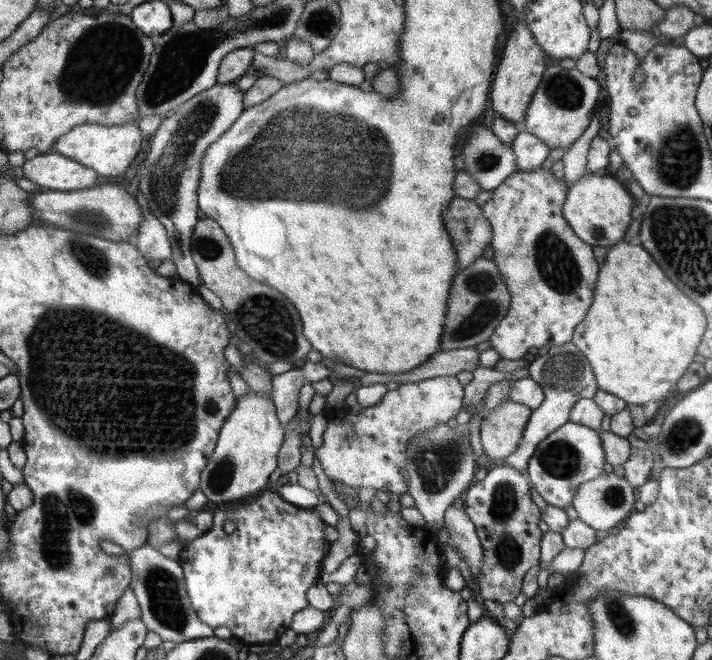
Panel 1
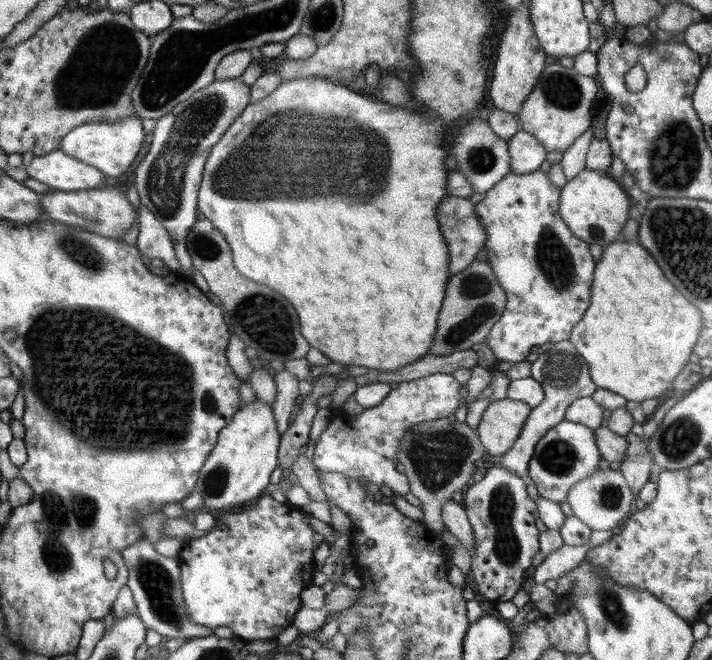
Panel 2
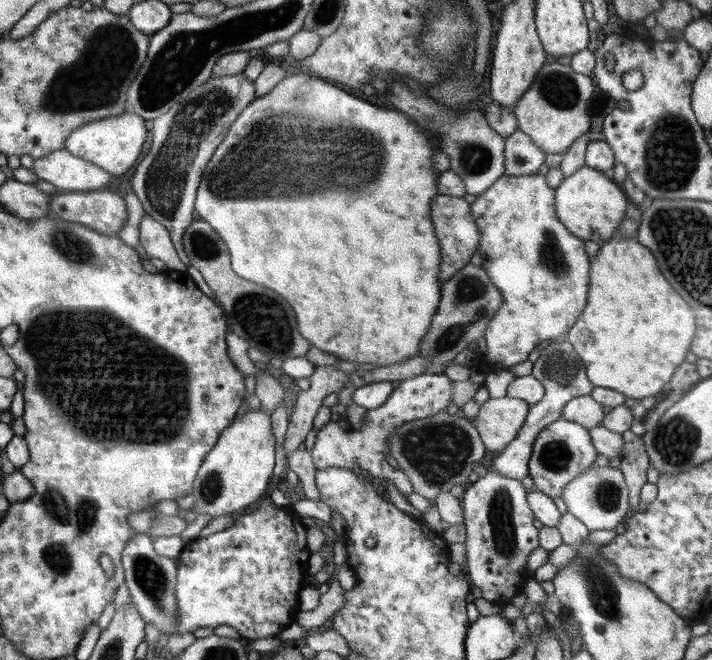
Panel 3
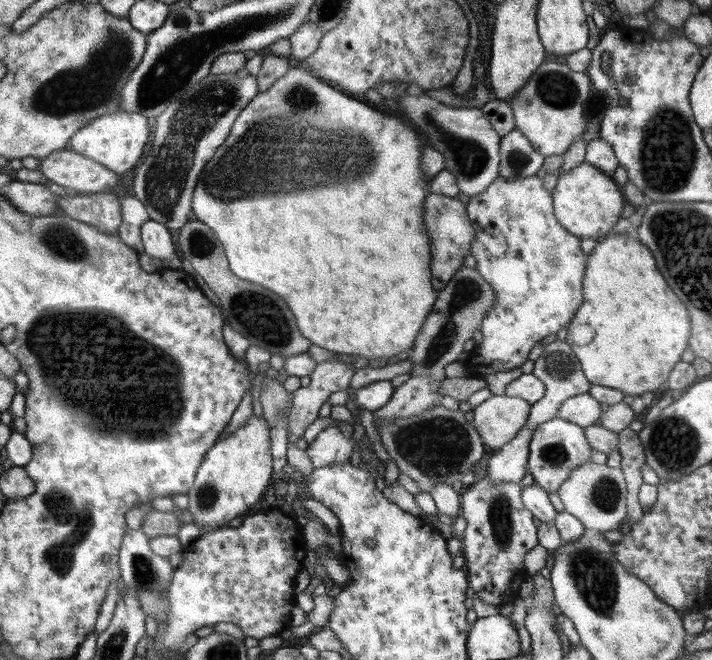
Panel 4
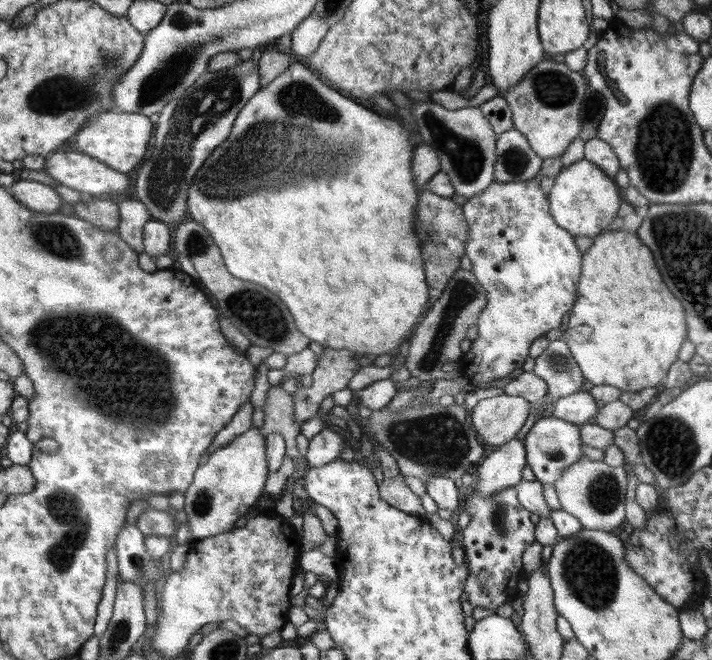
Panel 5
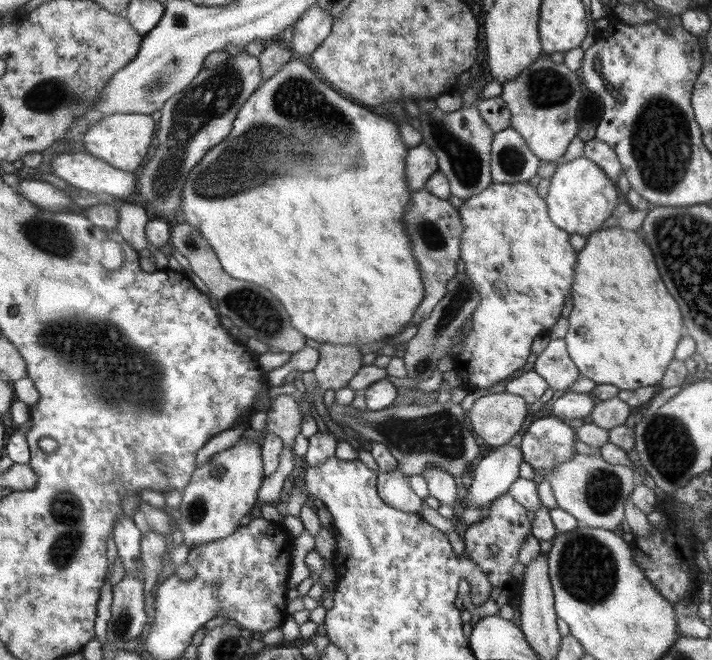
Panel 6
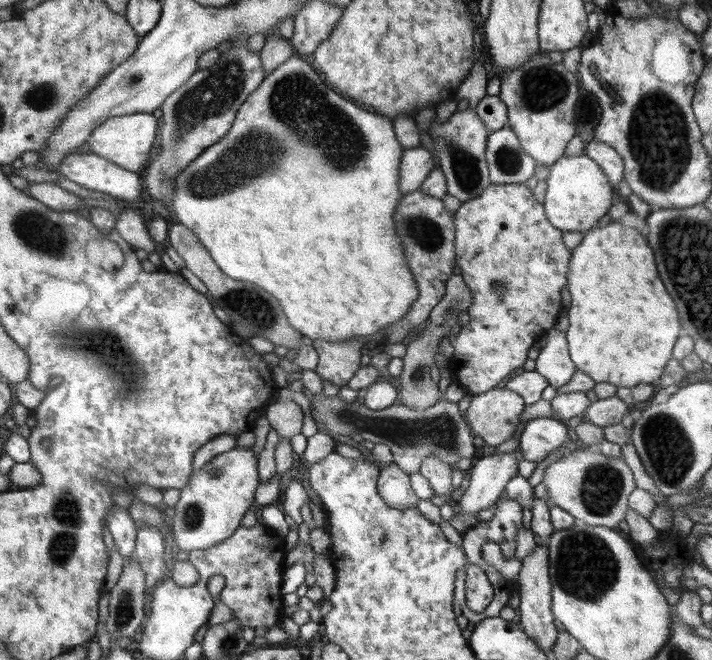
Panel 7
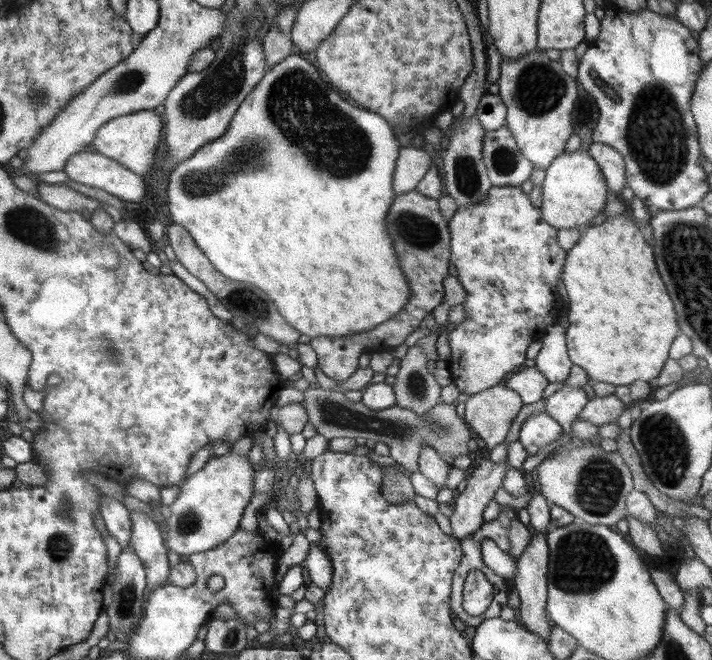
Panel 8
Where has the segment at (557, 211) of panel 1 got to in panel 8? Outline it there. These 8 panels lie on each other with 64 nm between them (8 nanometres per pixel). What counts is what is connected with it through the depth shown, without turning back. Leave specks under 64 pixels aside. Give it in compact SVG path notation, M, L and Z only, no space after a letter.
M492 186L488 196L478 204L458 208L448 221L448 226L450 263L456 266L458 282L466 290L463 304L466 319L451 325L448 331L451 350L449 371L454 386L464 394L473 395L498 385L506 374L511 374L514 368L524 363L529 344L540 339L549 326L558 324L560 306L564 305L556 288L558 281L562 280L562 267L567 252L558 244L558 229L542 218L540 208L530 202L530 196L521 187Z

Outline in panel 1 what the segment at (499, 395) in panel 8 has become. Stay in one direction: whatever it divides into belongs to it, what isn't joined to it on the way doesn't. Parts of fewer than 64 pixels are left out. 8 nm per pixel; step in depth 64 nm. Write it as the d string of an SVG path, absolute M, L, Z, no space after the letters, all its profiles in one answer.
M506 400L484 416L480 427L480 442L492 459L506 459L514 452L522 431L532 414L528 406Z

